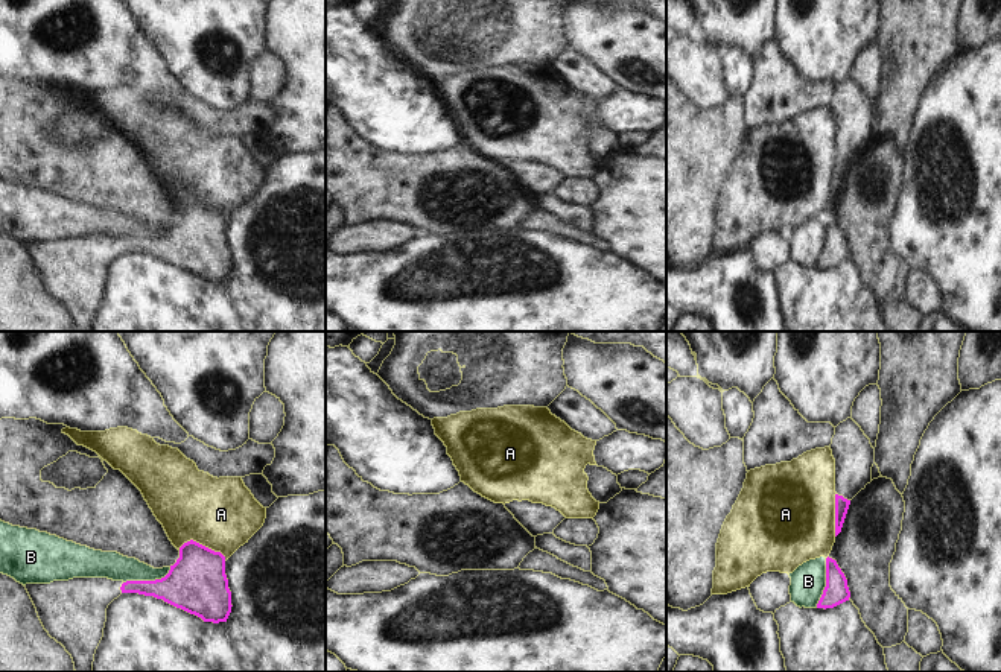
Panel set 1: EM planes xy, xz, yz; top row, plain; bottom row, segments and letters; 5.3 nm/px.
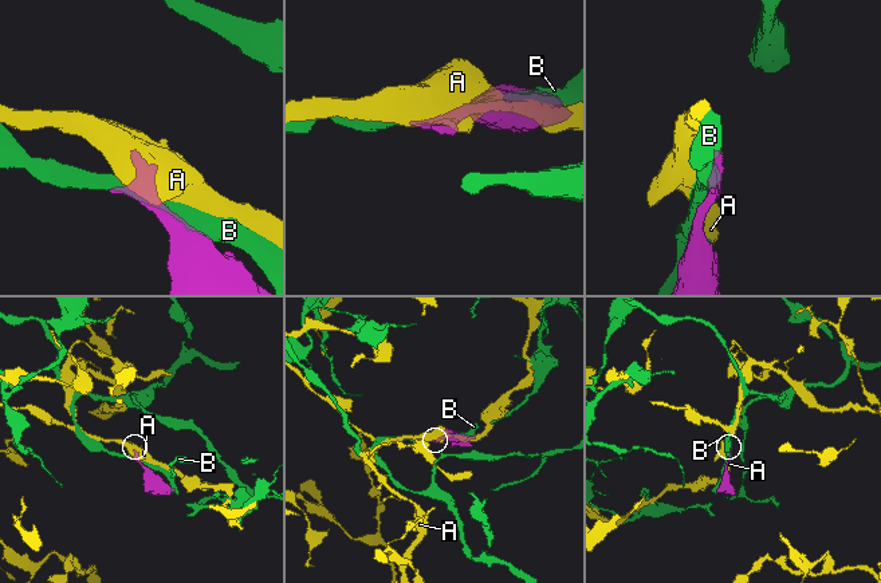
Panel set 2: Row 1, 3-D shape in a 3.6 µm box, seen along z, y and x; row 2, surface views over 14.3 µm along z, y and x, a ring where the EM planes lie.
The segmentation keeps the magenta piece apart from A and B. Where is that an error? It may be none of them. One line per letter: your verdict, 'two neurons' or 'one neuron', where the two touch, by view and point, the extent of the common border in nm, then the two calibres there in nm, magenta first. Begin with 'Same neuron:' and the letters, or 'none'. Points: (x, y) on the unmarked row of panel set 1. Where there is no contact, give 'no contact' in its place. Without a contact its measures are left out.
Same neuron: none
A: two neurons; meets magenta in xy at (201, 204); contact 260 nm long; 320 nm thick on the magenta side, 380 nm on the other
B: two neurons; meets magenta in xy at (148, 240); contact 260 nm long; 300 nm thick on the magenta side, 140 nm on the other

